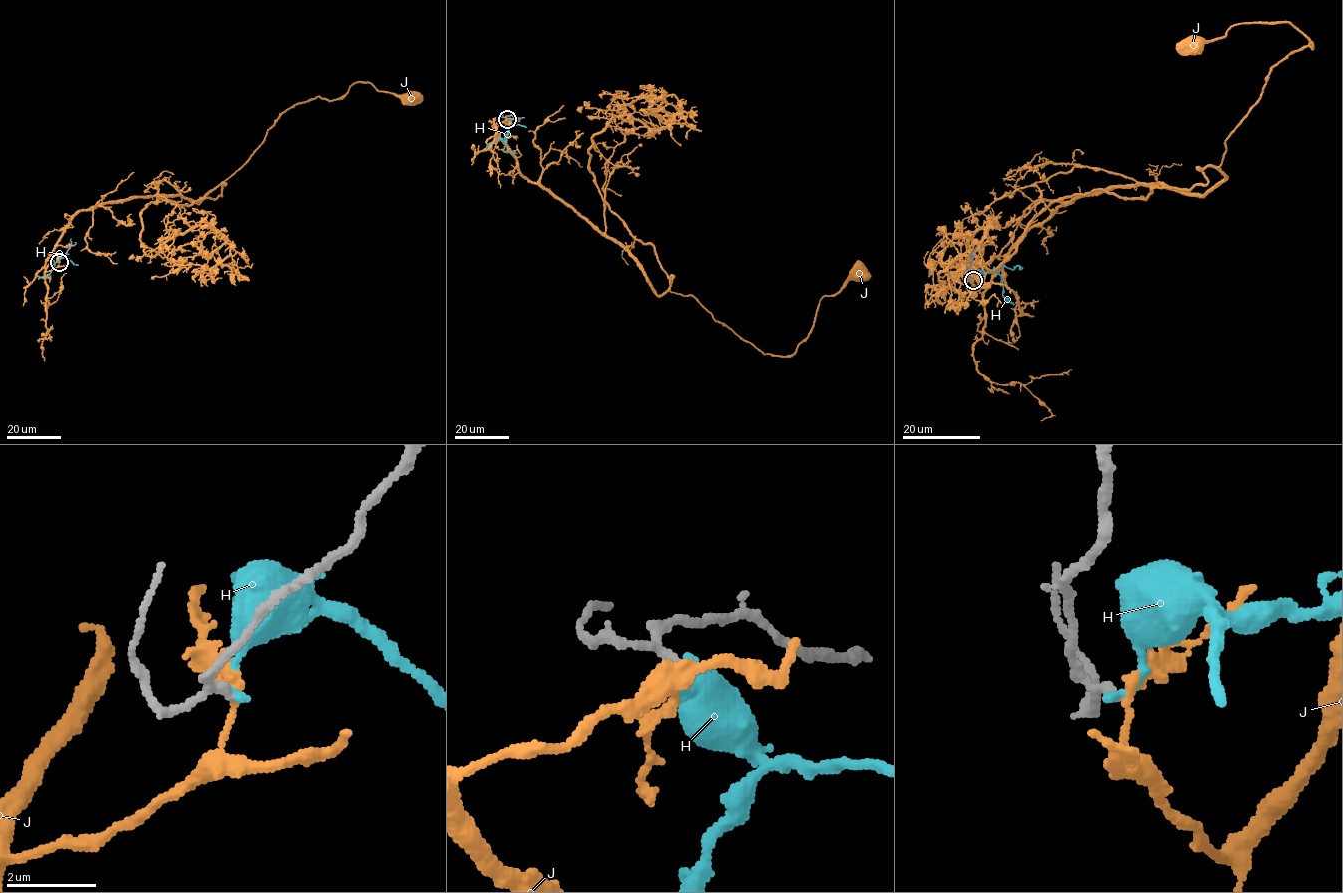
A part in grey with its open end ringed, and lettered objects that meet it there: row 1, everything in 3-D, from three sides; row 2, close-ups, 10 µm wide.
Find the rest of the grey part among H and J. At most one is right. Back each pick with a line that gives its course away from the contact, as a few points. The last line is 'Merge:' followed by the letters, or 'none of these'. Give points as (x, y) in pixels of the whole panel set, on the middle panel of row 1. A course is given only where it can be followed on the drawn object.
J: Its course: (507, 118), (494, 127), (528, 179), (763, 353), (795, 351), (859, 270)
Merge: J

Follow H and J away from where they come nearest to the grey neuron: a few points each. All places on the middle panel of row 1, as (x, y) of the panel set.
H: (507, 118), (511, 125), (507, 136), (486, 147)
J: (507, 118), (494, 127), (528, 179), (763, 353), (795, 351), (859, 270)

